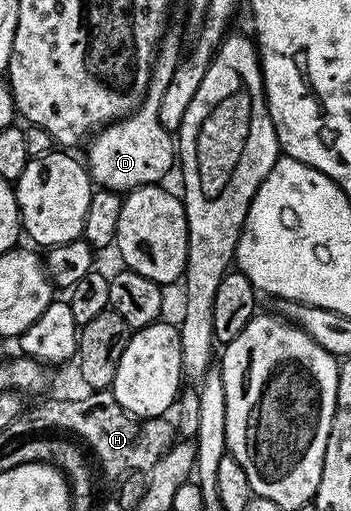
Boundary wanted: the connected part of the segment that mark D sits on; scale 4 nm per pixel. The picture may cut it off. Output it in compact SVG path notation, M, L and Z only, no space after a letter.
M172 32L166 33L157 47L153 72L149 76L149 88L140 106L125 118L118 118L116 122L101 127L88 139L87 169L90 178L100 189L128 192L140 186L151 186L160 183L161 177L172 166L174 169L175 142L170 131L165 130L163 124L159 124L159 100L163 100L167 84L171 84L171 76L182 54L180 36Z

